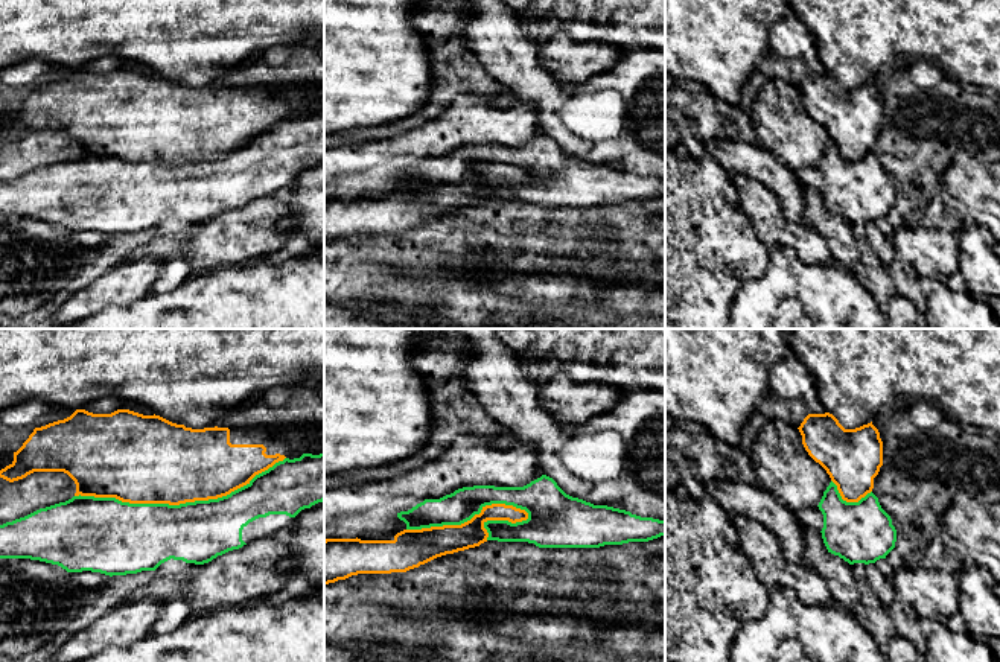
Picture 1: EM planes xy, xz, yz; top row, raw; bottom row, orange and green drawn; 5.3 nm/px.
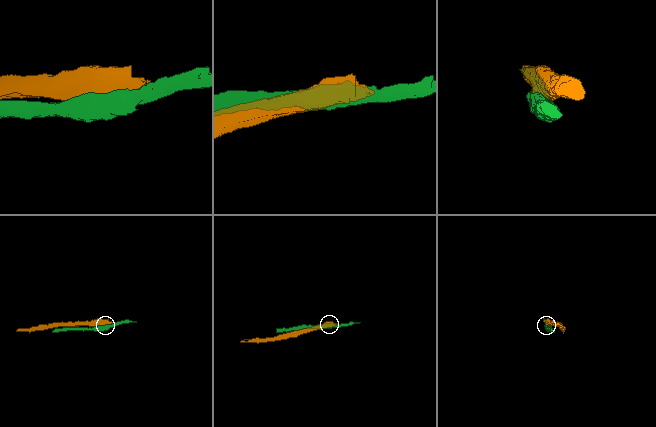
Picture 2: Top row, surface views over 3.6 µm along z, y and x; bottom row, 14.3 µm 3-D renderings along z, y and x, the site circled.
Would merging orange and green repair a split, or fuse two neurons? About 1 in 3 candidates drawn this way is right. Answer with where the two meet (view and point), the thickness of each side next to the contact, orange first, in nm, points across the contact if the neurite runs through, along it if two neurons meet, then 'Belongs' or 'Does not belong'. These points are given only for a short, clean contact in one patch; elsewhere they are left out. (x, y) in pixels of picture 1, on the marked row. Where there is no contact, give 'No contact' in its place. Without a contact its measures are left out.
Touches orange at xy (180, 502). Thickness 440 nm (orange) against 340 nm. Does not belong

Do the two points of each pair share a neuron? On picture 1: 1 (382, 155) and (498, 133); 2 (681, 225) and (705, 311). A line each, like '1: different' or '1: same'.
1: same
2: same

